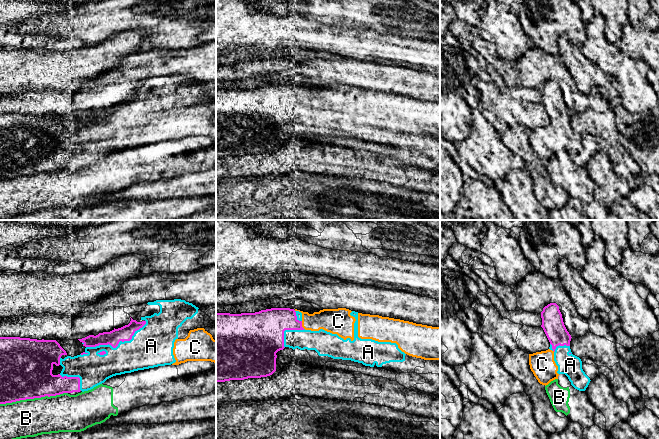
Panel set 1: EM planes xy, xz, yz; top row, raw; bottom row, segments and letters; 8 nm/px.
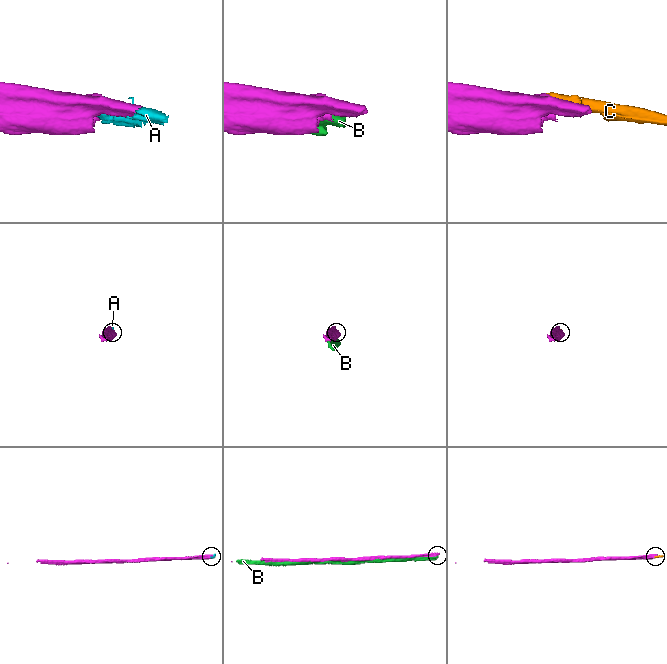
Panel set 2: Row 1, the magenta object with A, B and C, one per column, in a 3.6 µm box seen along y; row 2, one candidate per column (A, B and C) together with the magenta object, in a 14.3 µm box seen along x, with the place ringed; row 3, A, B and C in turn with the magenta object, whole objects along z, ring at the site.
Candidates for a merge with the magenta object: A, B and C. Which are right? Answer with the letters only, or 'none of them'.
A, C

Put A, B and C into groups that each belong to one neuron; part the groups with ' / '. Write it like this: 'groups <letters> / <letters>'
groups A C / B

